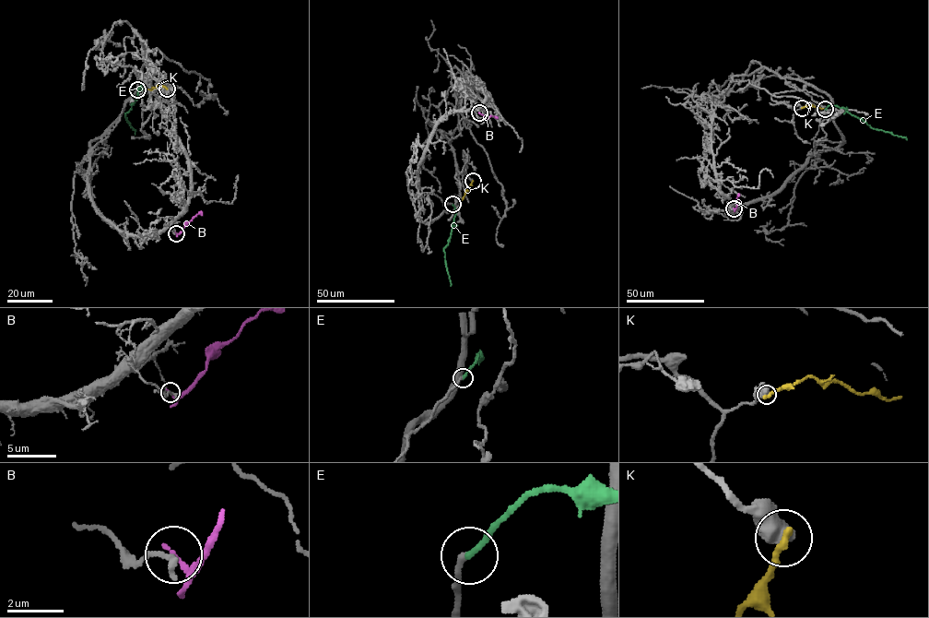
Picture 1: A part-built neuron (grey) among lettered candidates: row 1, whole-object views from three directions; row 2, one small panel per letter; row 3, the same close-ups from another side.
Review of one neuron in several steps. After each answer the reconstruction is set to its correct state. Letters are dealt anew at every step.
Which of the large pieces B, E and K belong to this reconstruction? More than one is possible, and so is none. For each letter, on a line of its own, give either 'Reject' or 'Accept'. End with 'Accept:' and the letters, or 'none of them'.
B: Reject
E: Accept
K: Reject
Accept: E

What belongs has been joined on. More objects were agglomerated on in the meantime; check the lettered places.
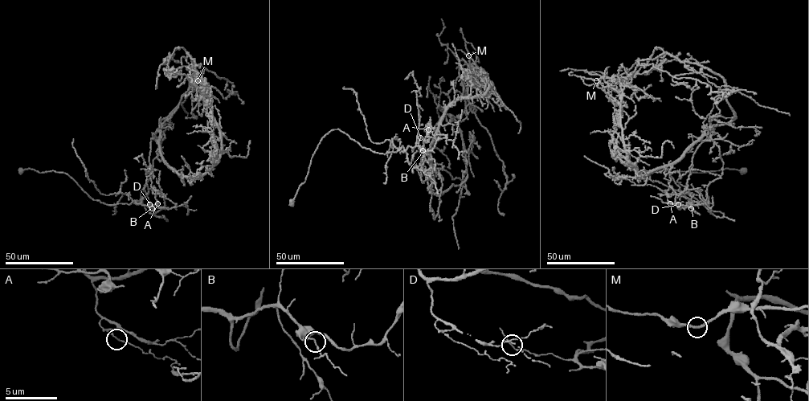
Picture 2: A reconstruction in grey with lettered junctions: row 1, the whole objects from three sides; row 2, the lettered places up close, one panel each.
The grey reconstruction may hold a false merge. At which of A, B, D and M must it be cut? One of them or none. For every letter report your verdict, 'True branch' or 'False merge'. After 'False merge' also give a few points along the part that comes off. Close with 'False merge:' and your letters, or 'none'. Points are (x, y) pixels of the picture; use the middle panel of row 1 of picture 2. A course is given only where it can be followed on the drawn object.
A: False merge. Course of the part to remove: (428, 129), (426, 136), (436, 140), (431, 151), (402, 145), (385, 153), (332, 129), (320, 141), (289, 205)
B: True branch
D: True branch
M: True branch
False merge: A

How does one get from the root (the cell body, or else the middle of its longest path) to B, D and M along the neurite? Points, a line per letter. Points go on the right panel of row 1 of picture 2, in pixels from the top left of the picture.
B: (743, 170), (670, 173), (694, 205), (687, 202), (691, 208)
D: (743, 170), (670, 173), (694, 205), (678, 204)
M: (743, 170), (670, 174), (694, 205), (721, 177), (711, 128), (734, 112), (718, 75), (663, 52), (596, 80)

